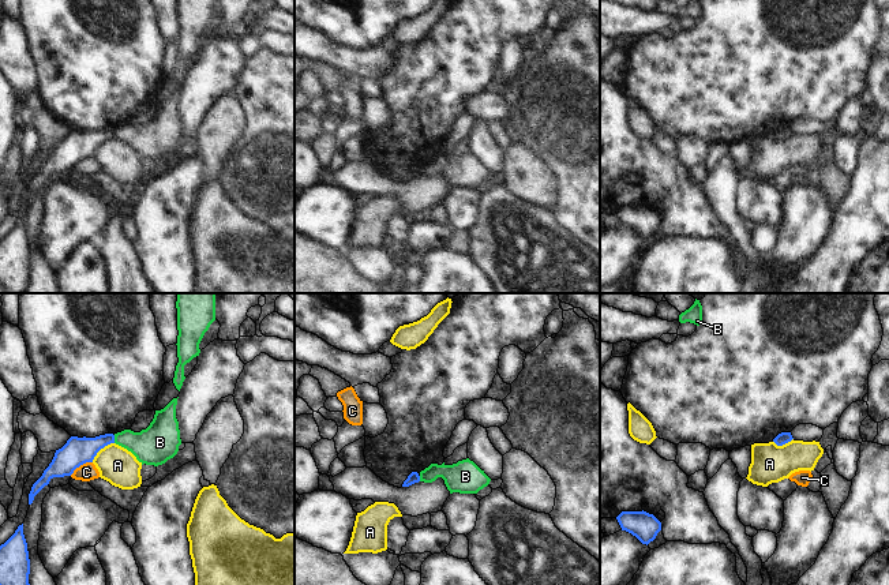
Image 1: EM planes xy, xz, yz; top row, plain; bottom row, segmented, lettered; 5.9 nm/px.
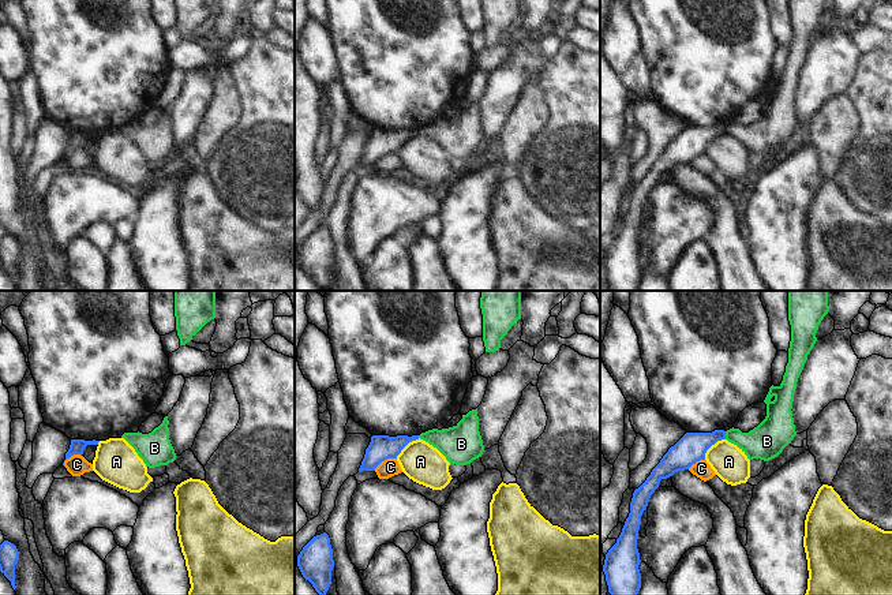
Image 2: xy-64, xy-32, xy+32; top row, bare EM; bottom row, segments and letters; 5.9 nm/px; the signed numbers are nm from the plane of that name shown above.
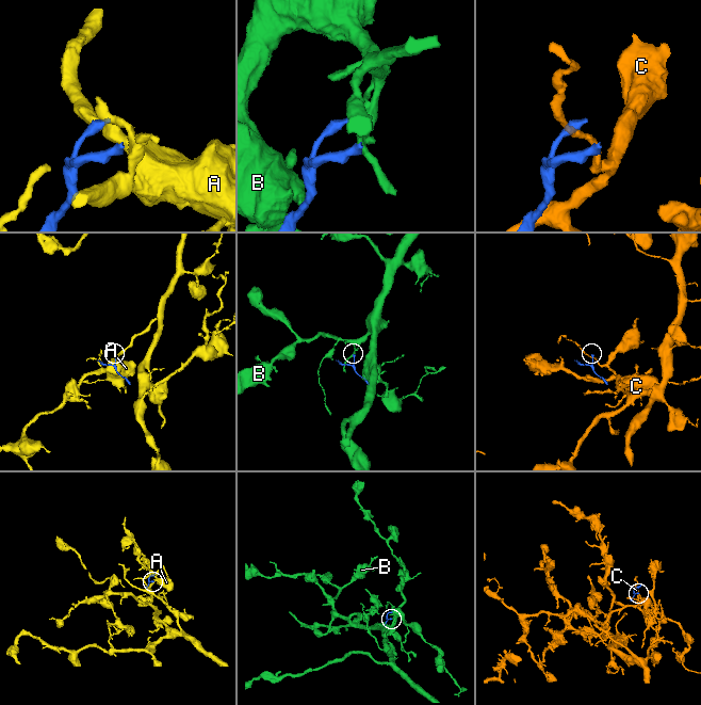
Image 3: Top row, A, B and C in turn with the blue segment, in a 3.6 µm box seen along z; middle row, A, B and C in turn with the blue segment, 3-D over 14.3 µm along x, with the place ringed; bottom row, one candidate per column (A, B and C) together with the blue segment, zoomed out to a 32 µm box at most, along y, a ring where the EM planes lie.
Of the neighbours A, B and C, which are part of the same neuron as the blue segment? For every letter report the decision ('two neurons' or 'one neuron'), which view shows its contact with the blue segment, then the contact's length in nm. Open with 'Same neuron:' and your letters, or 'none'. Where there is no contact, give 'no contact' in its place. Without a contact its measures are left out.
Same neuron: none
A: two neurons | xy | 180 nm
B: two neurons | xy | 50 nm
C: two neurons | xy | 160 nm

